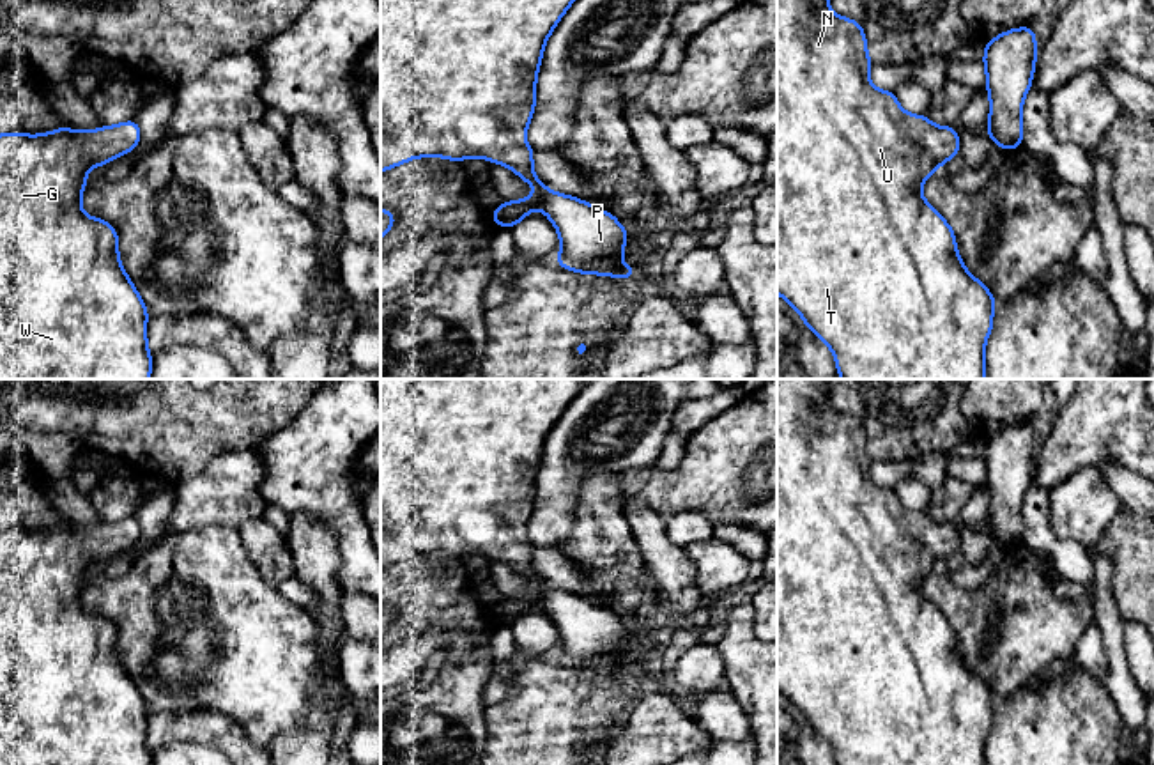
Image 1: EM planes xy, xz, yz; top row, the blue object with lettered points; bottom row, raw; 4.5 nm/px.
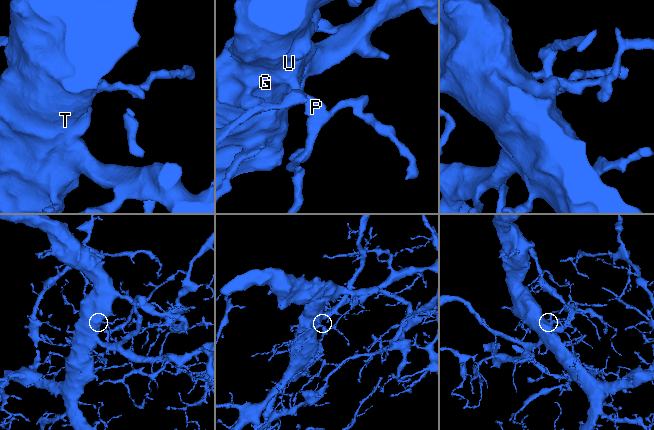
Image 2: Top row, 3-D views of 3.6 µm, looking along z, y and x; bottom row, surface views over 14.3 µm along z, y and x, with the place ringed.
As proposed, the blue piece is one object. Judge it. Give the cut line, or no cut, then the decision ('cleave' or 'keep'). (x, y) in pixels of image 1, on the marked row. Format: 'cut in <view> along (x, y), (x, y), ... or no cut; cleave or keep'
no cut; keep

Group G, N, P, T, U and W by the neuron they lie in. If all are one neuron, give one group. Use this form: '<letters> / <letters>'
G N P T U W

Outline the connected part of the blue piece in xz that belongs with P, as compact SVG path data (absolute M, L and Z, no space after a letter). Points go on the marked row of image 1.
M381 0L381 172L414 158L464 161L481 158L513 170L538 191L519 202L504 200L490 212L499 227L512 228L540 209L559 234L556 266L582 274L630 280L637 267L625 266L627 228L609 211L549 189L533 170L535 149L526 145L536 103L536 76L545 42L575 0Z

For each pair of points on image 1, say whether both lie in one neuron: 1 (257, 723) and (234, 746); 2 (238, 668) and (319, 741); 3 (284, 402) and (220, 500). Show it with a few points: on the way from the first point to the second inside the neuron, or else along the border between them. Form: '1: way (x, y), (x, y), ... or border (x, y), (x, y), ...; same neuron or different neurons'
1: border (211, 709), (238, 721), (259, 746); different neurons
2: border (321, 687), (312, 695), (305, 725), (268, 746); different neurons
3: border (255, 447), (220, 452), (213, 459); different neurons

